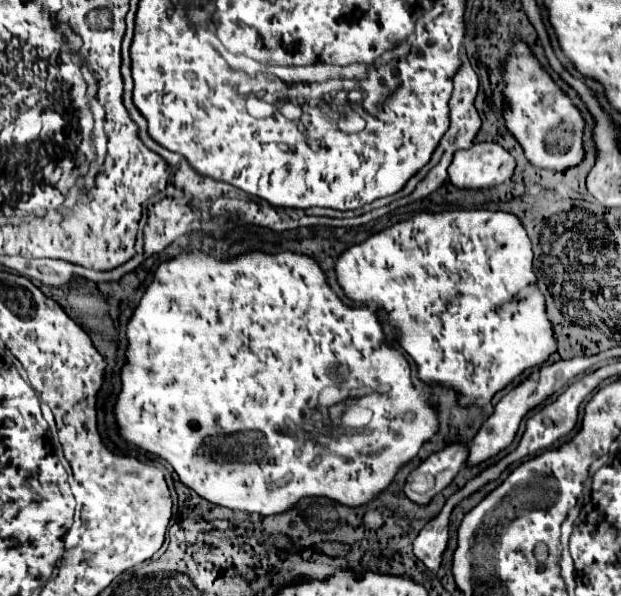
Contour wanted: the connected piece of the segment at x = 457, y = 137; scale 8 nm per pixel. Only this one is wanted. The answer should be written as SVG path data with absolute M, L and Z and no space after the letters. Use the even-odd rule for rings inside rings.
M460 51L460 59L462 59L462 67L456 71L454 75L454 91L450 95L450 127L446 131L446 135L442 137L442 147L444 147L444 155L440 159L440 163L436 165L436 169L440 169L440 173L436 173L436 177L448 177L446 169L452 161L454 151L458 149L468 149L472 147L472 139L476 137L482 121L480 115L474 107L474 97L478 91L478 77L472 71L466 53Z

